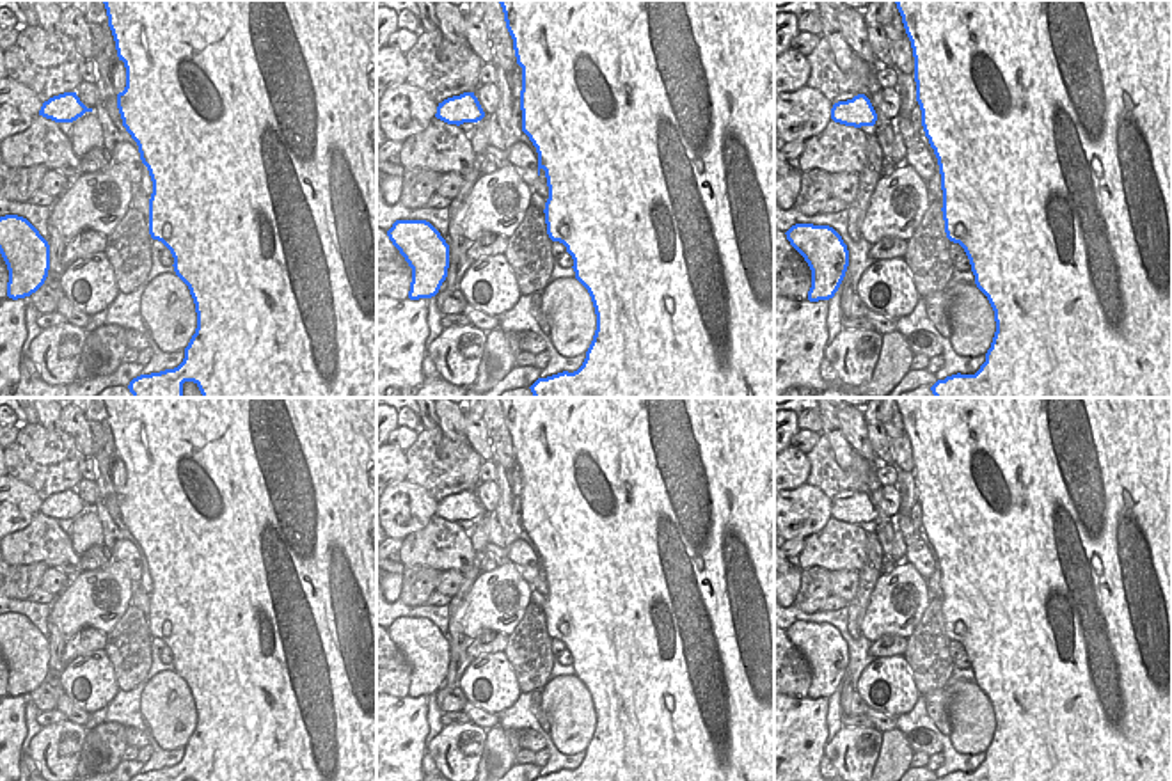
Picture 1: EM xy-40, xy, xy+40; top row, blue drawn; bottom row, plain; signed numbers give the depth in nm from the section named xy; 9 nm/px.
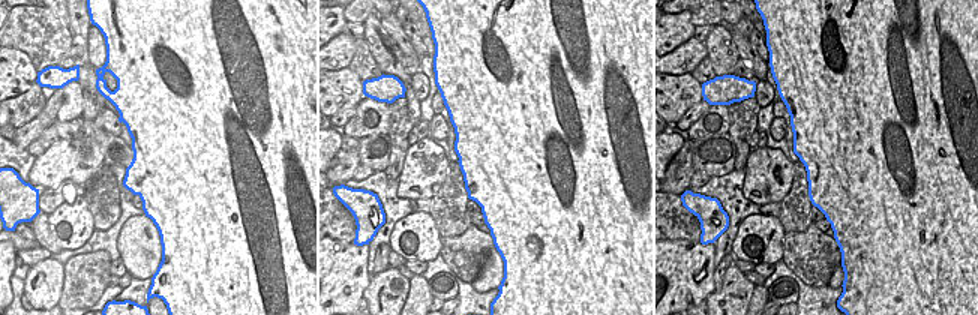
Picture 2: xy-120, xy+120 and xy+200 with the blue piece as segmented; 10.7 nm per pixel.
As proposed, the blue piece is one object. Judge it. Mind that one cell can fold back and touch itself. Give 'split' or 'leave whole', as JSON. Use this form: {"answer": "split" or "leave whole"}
{"answer": "leave whole"}

